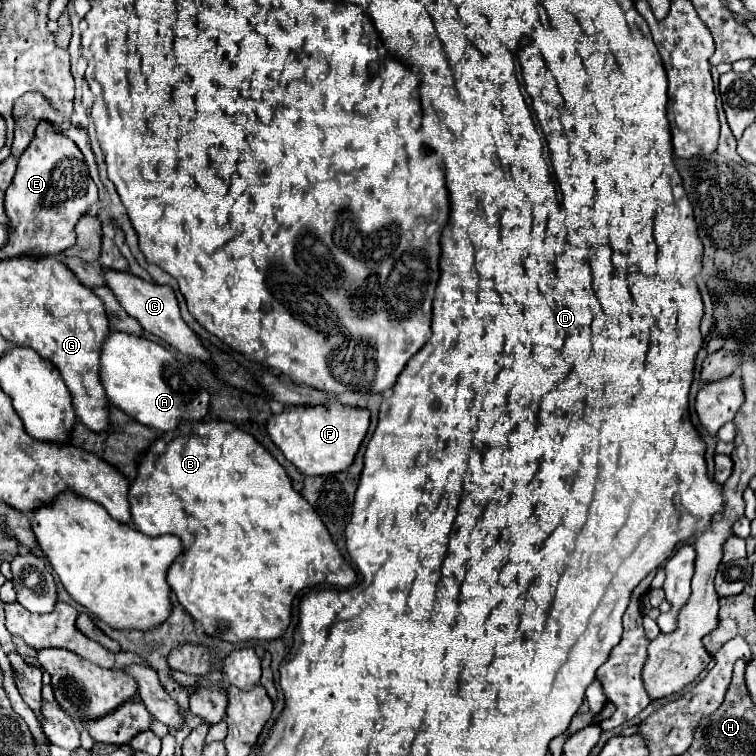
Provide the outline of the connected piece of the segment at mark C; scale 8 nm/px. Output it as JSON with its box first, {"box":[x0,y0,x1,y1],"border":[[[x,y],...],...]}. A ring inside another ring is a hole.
{"box":[102,268,210,362],"border":[[[102,268],[104,270],[104,278],[106,278],[106,286],[114,292],[114,296],[118,298],[118,302],[122,304],[122,308],[132,316],[136,318],[142,328],[150,334],[156,334],[158,338],[162,338],[164,342],[168,342],[170,346],[178,348],[182,354],[188,354],[188,356],[194,356],[202,362],[208,362],[210,356],[208,352],[204,350],[202,342],[198,340],[198,336],[188,328],[188,324],[182,320],[180,316],[180,308],[178,308],[178,302],[176,302],[176,296],[174,296],[174,290],[170,286],[162,286],[162,284],[154,284],[154,282],[146,282],[142,280],[140,276],[134,276],[130,272],[116,272],[116,270],[108,270],[108,268]]]}

